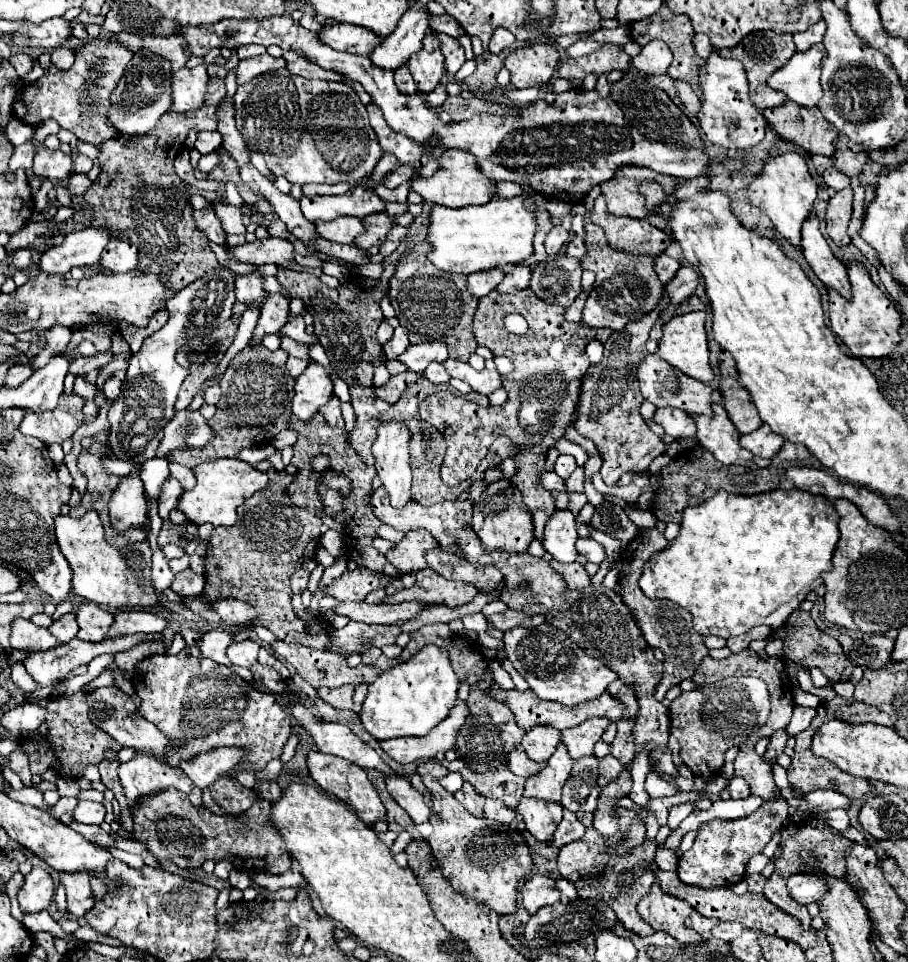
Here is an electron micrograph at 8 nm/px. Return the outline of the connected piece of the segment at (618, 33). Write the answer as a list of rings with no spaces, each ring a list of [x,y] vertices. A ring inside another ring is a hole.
[[[621,25],[617,29],[601,29],[601,31],[589,33],[585,37],[593,39],[593,41],[599,41],[599,43],[619,43],[619,45],[625,45],[625,43],[631,41],[629,27],[627,25]]]

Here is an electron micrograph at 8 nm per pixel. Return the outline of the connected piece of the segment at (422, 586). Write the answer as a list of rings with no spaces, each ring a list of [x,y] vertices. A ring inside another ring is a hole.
[[[433,569],[417,571],[417,581],[409,589],[401,589],[391,597],[385,597],[385,603],[403,603],[403,601],[427,601],[427,605],[445,603],[445,605],[465,605],[469,603],[479,589],[465,581],[449,581]]]

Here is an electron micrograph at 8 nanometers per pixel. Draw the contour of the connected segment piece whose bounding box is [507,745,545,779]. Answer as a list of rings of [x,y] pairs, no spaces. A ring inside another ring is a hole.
[[[517,745],[515,751],[511,751],[511,753],[507,755],[507,767],[509,767],[515,775],[527,779],[527,777],[531,777],[533,773],[541,771],[545,765],[533,761],[533,759],[529,759],[527,753],[525,753],[525,749],[523,749],[521,745]]]

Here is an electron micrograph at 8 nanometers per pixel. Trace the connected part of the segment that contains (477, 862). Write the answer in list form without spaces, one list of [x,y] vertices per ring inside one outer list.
[[[421,763],[417,765],[417,773],[423,777],[425,787],[433,795],[431,805],[431,819],[433,835],[427,839],[433,857],[441,871],[447,875],[451,885],[485,905],[489,905],[497,915],[511,915],[517,911],[517,887],[523,879],[533,873],[533,859],[531,849],[521,831],[507,831],[507,833],[493,833],[493,835],[479,835],[479,819],[471,815],[453,793],[441,787],[439,779],[445,777],[449,771],[439,763]]]

